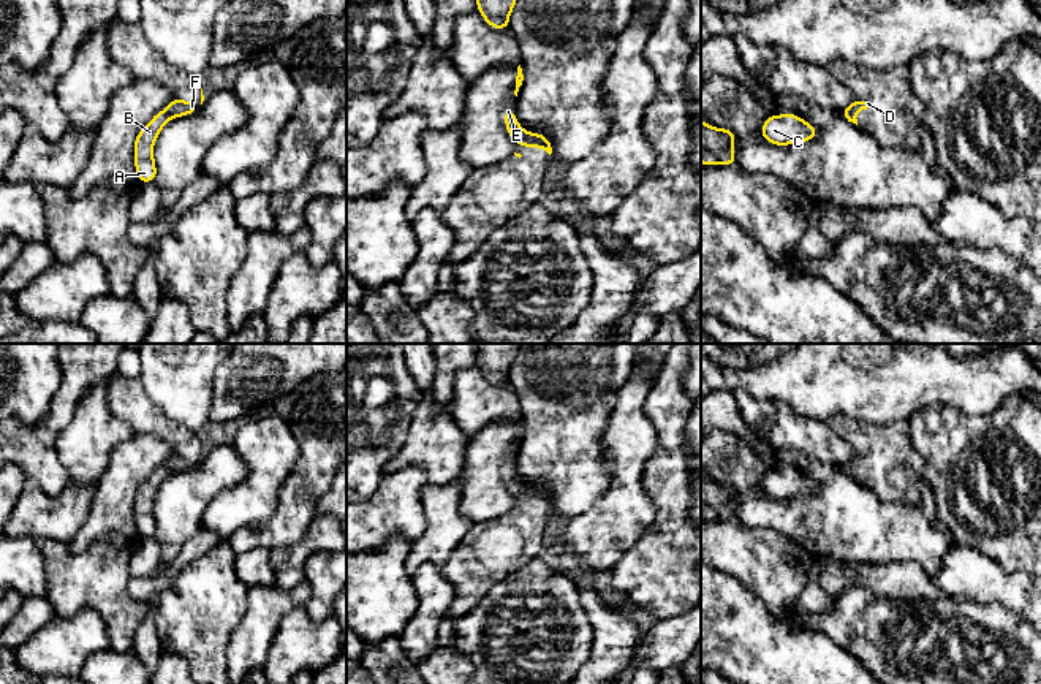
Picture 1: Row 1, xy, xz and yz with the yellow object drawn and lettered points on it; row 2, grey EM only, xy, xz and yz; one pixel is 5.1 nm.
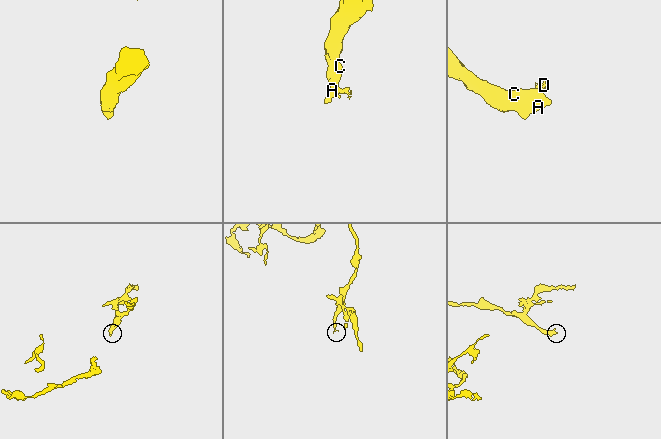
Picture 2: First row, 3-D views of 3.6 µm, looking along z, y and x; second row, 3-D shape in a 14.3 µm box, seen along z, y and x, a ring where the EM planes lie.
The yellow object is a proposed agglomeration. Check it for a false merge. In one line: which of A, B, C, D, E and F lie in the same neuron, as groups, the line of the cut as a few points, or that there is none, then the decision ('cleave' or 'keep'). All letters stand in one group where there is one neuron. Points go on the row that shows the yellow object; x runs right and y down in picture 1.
A B C D E F; no cut; keep

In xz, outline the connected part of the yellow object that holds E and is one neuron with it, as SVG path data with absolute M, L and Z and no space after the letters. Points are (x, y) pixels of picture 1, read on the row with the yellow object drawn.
M511 108L505 109L505 127L511 136L511 139L519 146L525 147L539 147L541 150L546 150L549 155L552 154L552 147L549 139L541 133L528 133L525 131L517 119L516 112Z

